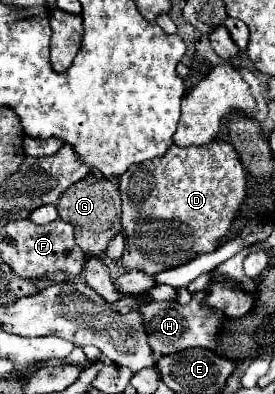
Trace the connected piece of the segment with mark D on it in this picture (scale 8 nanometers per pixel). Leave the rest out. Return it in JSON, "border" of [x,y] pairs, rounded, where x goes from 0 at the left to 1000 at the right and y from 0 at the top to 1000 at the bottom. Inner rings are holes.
{"border":[[[775,358],[724,373],[644,373],[622,368],[600,393],[564,398],[556,409],[520,409],[513,419],[476,419],[433,449],[433,485],[447,505],[447,678],[455,688],[520,688],[542,698],[571,698],[600,683],[629,683],[673,673],[680,662],[767,642],[796,627],[796,612],[833,586],[847,556],[862,551],[891,500],[898,500],[898,449],[869,414],[855,378],[833,363]]]}

